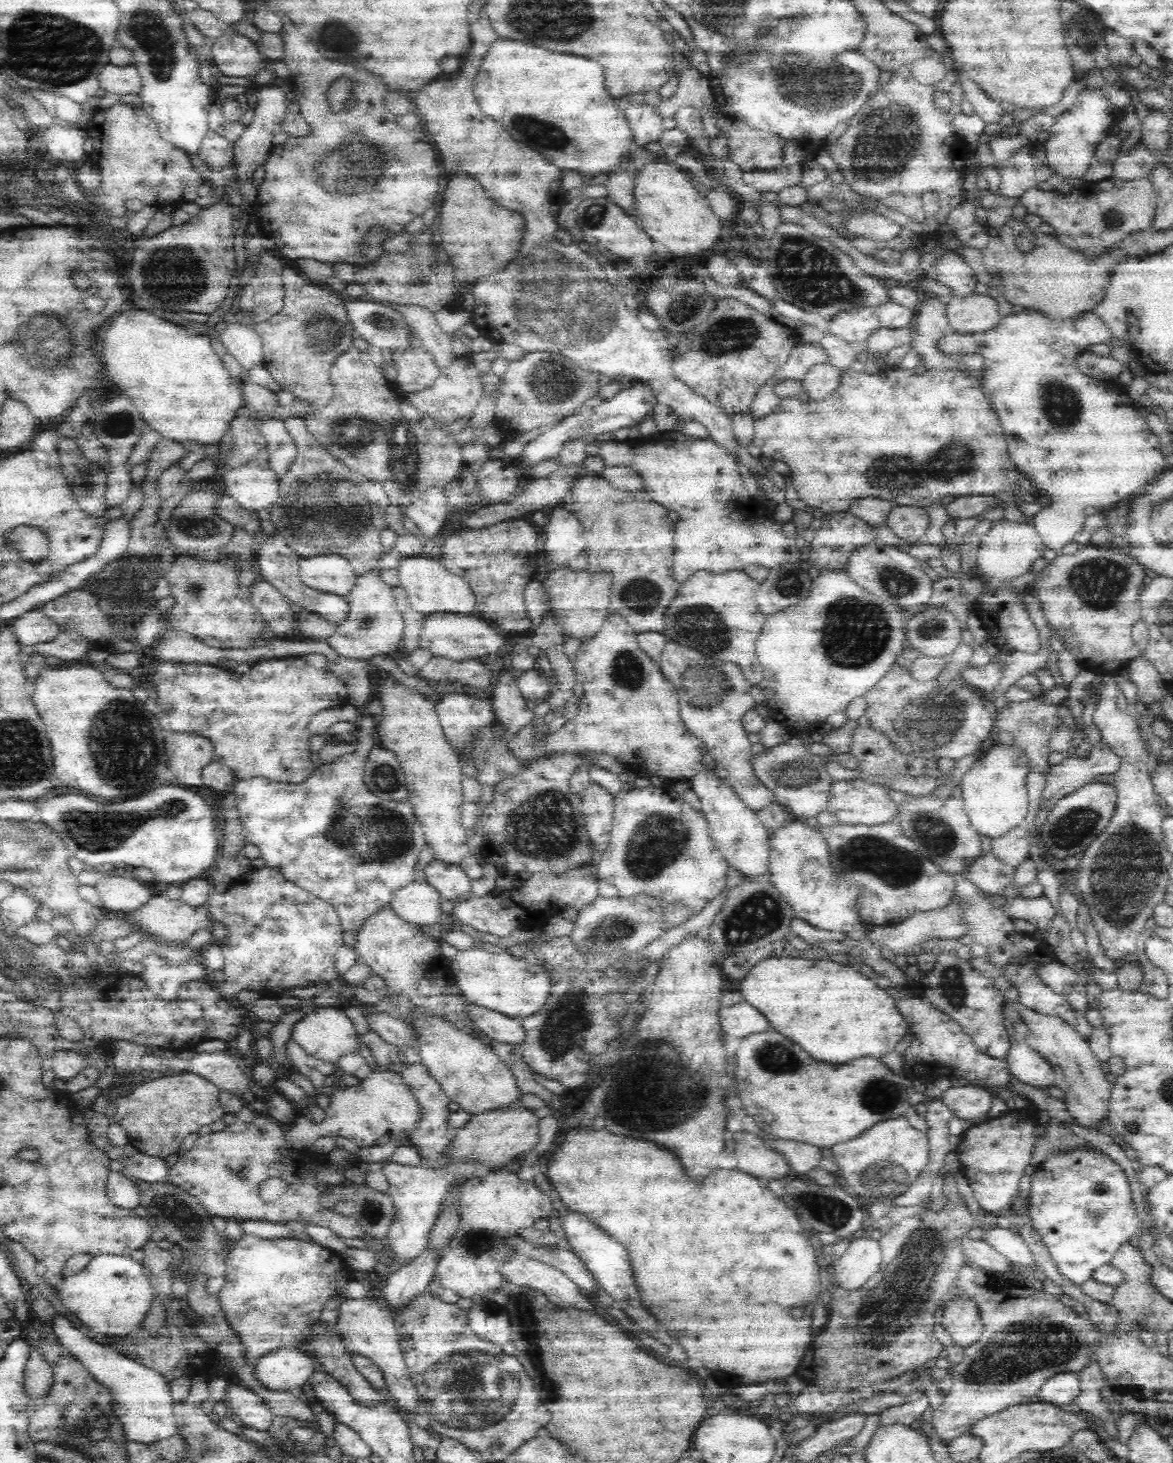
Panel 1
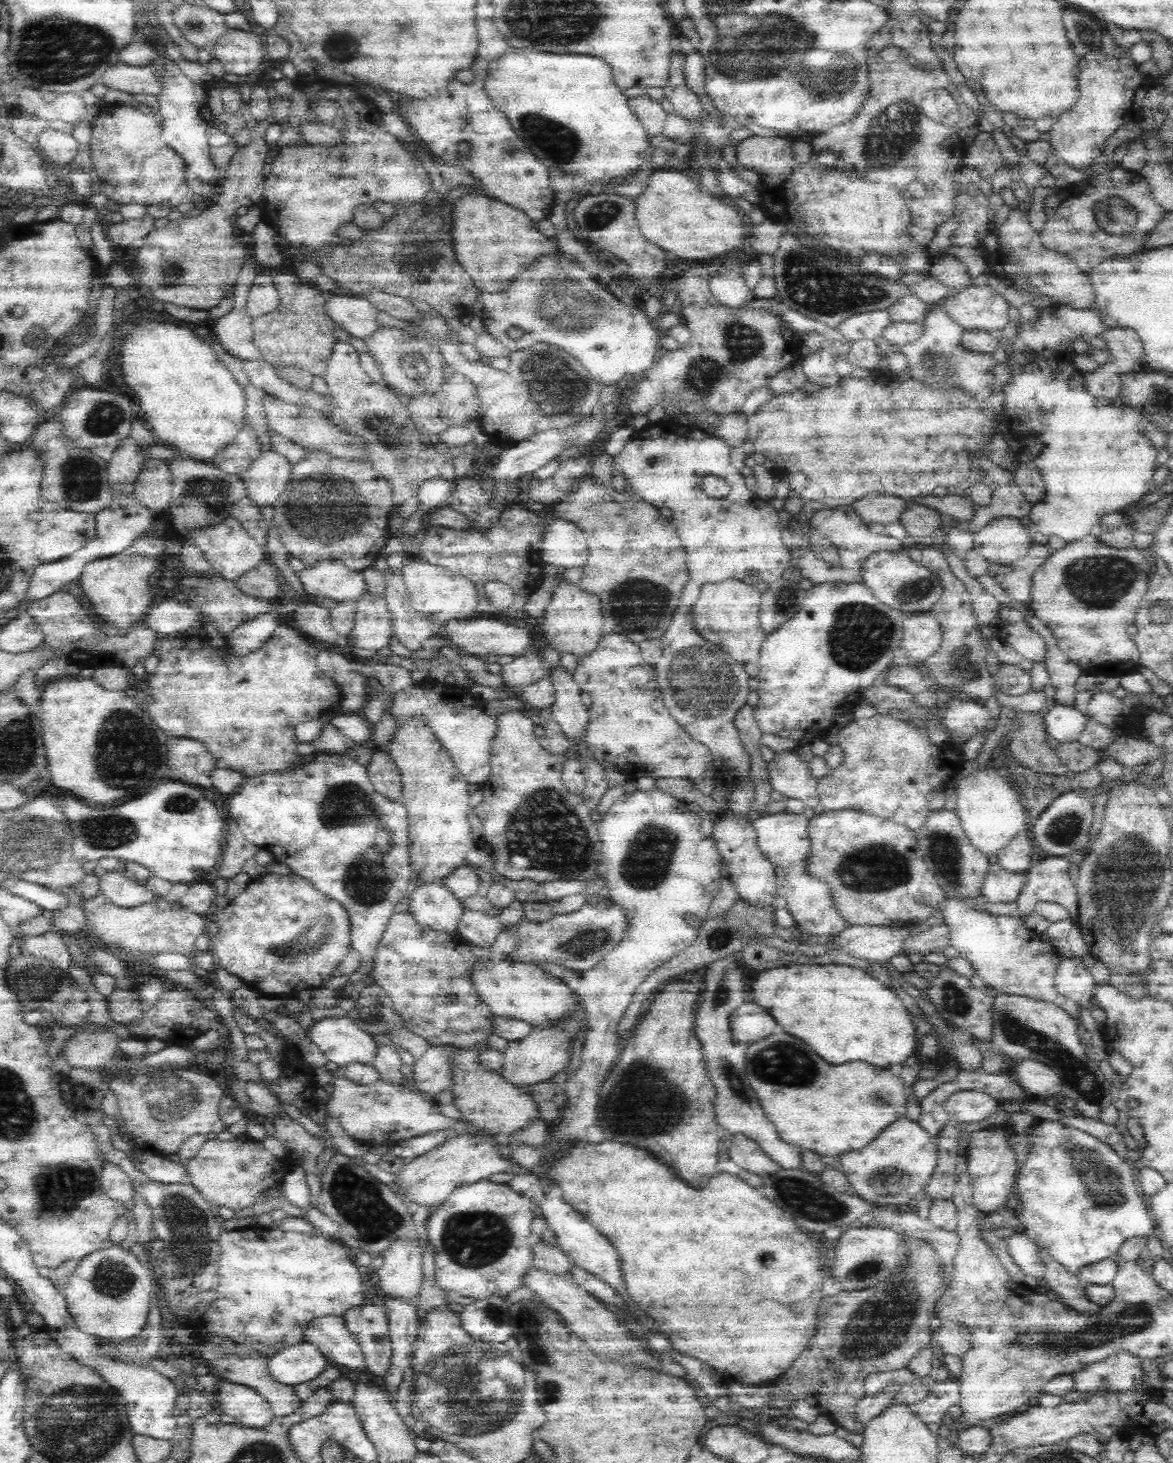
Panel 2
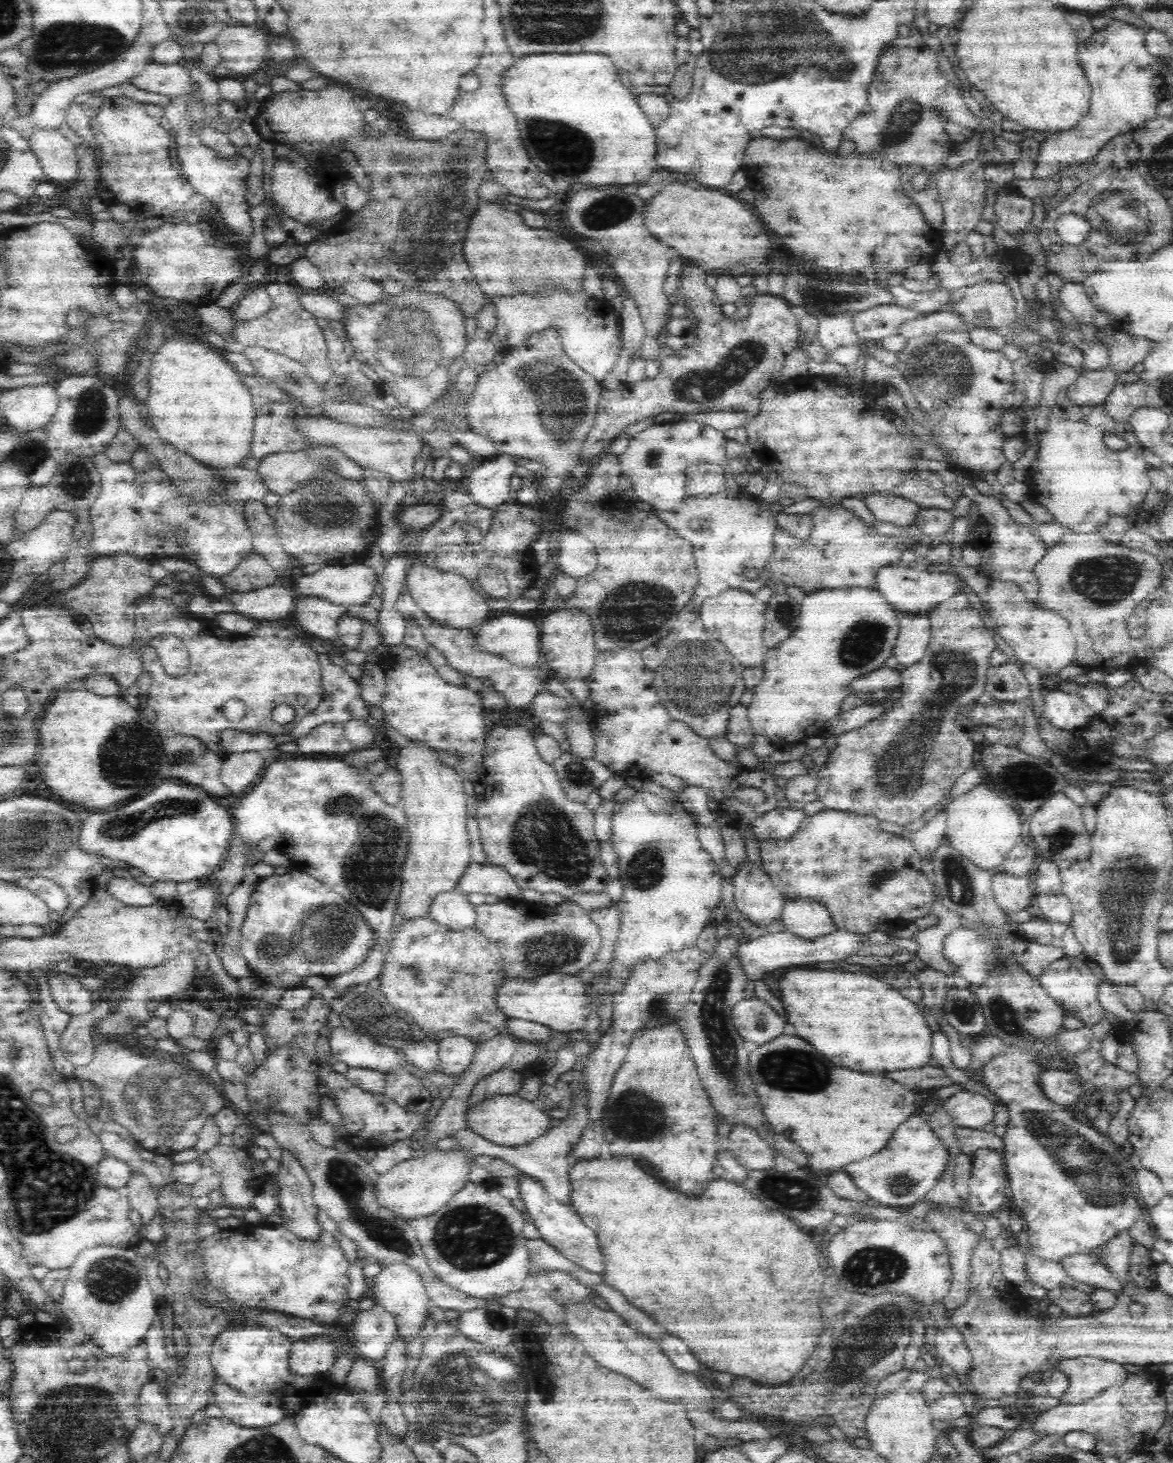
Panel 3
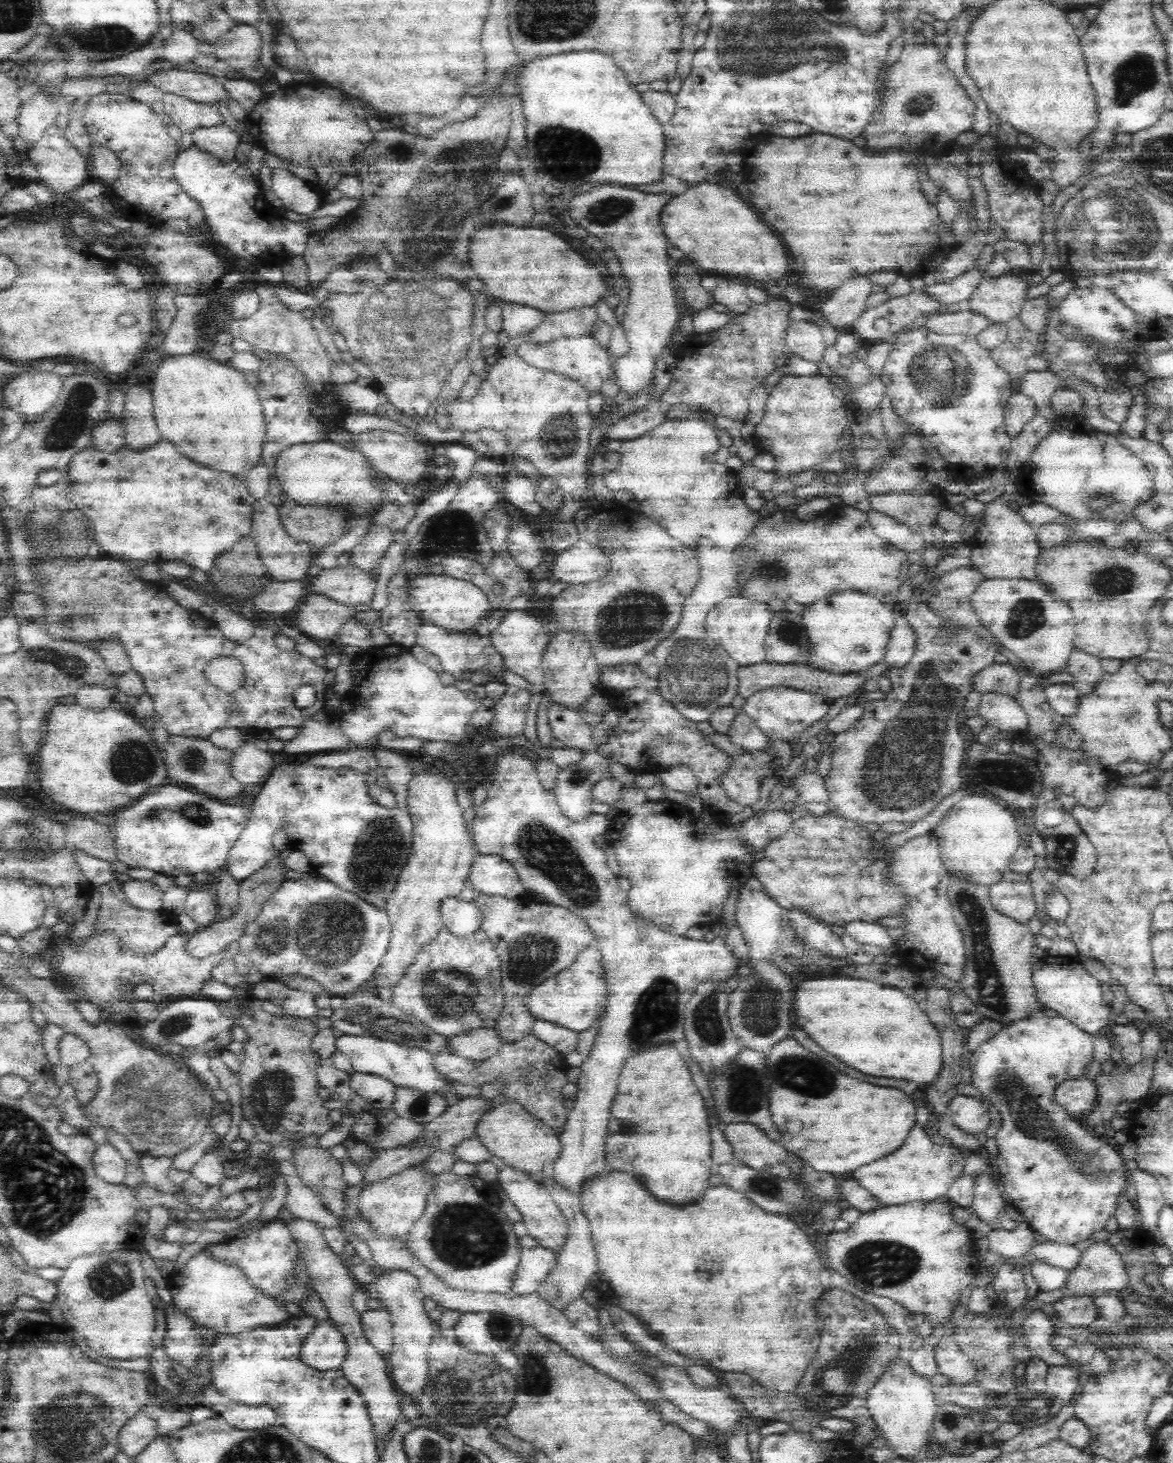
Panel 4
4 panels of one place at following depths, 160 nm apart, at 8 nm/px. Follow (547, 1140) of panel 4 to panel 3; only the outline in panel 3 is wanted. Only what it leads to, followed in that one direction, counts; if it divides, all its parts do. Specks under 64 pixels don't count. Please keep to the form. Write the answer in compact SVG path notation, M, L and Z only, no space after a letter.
M498 1094L470 1105L466 1113L466 1126L494 1144L518 1146L542 1136L554 1122L536 1102L522 1096Z

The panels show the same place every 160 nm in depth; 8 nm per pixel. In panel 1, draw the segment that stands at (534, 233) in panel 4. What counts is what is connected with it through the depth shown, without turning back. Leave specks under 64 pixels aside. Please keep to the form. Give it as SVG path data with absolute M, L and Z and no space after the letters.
M454 171L451 174L450 180L444 180L439 195L439 200L442 200L440 224L438 224L442 234L441 246L451 258L456 282L469 286L481 276L502 270L514 258L514 252L518 252L518 244L520 244L523 219L516 212L500 207L469 172Z

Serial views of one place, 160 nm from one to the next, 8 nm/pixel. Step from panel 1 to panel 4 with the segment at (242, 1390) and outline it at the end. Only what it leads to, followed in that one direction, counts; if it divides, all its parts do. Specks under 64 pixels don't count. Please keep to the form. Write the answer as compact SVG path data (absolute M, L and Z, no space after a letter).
M216 1387L206 1388L202 1398L208 1402L209 1408L217 1412L230 1426L242 1430L254 1430L274 1425L277 1412L269 1404L238 1404L222 1395Z

